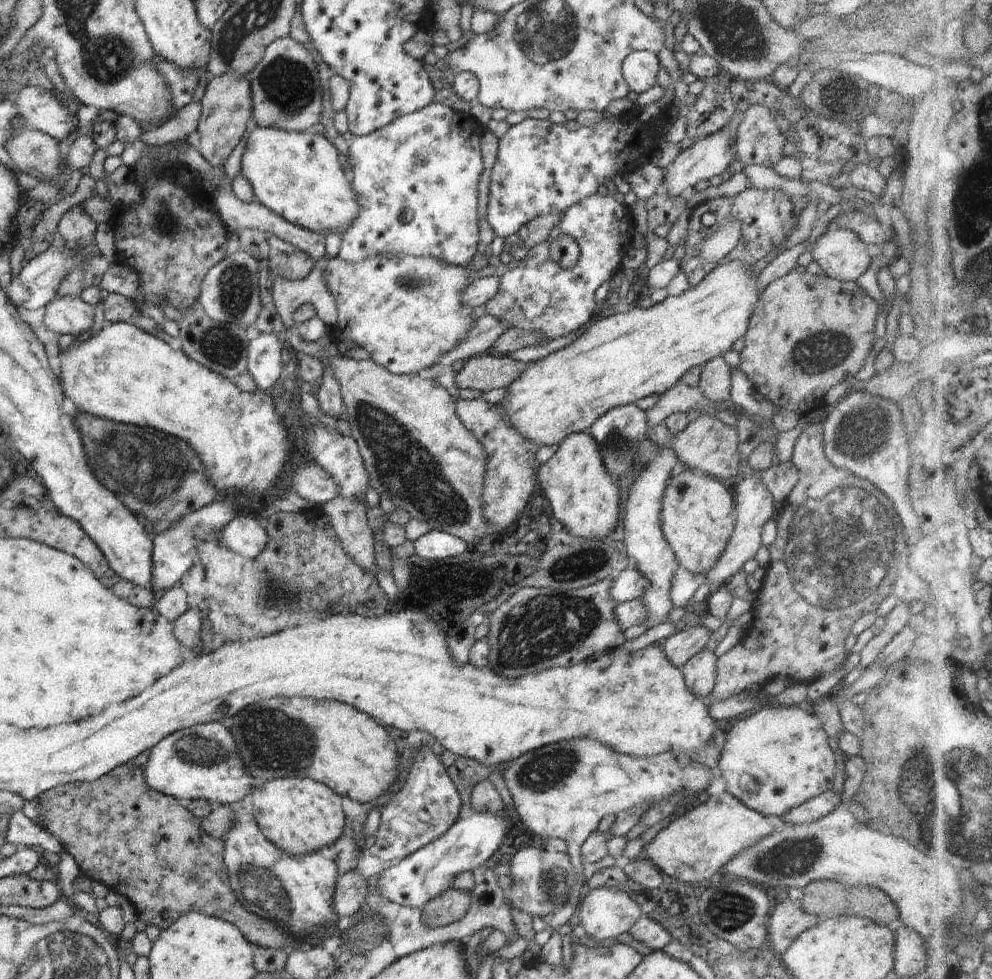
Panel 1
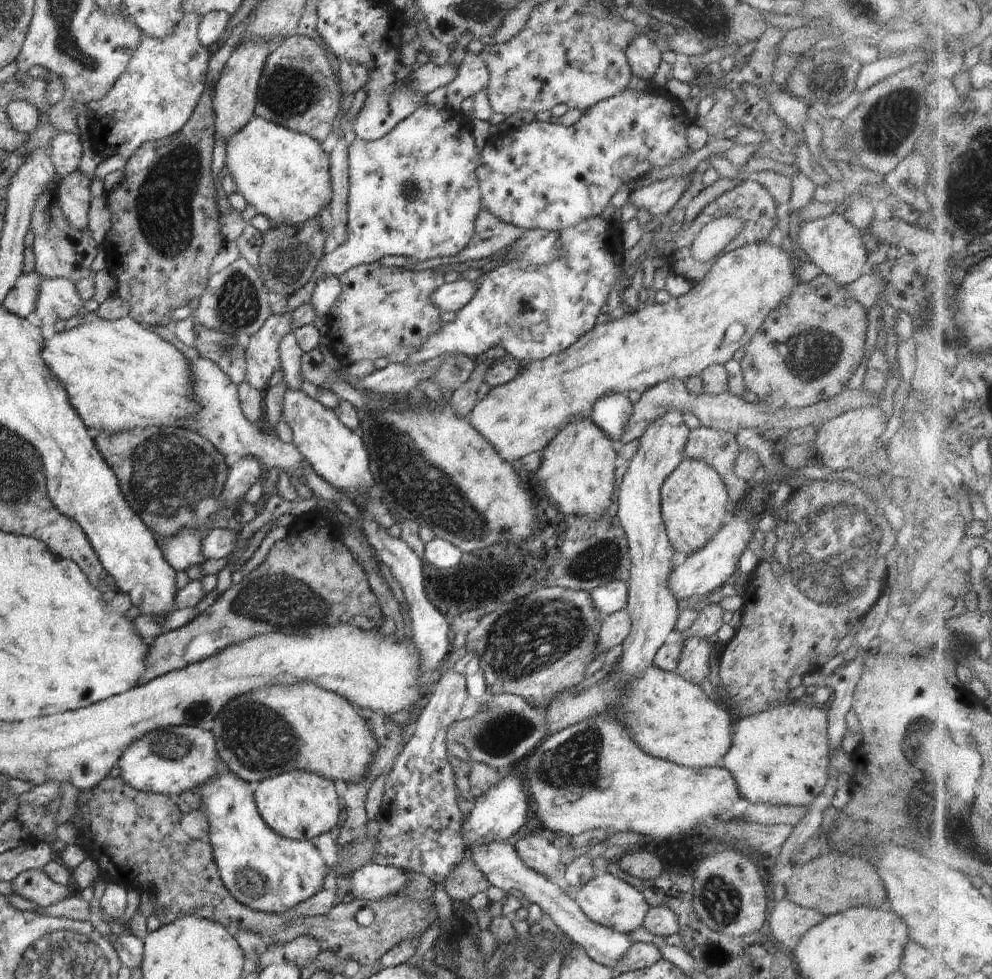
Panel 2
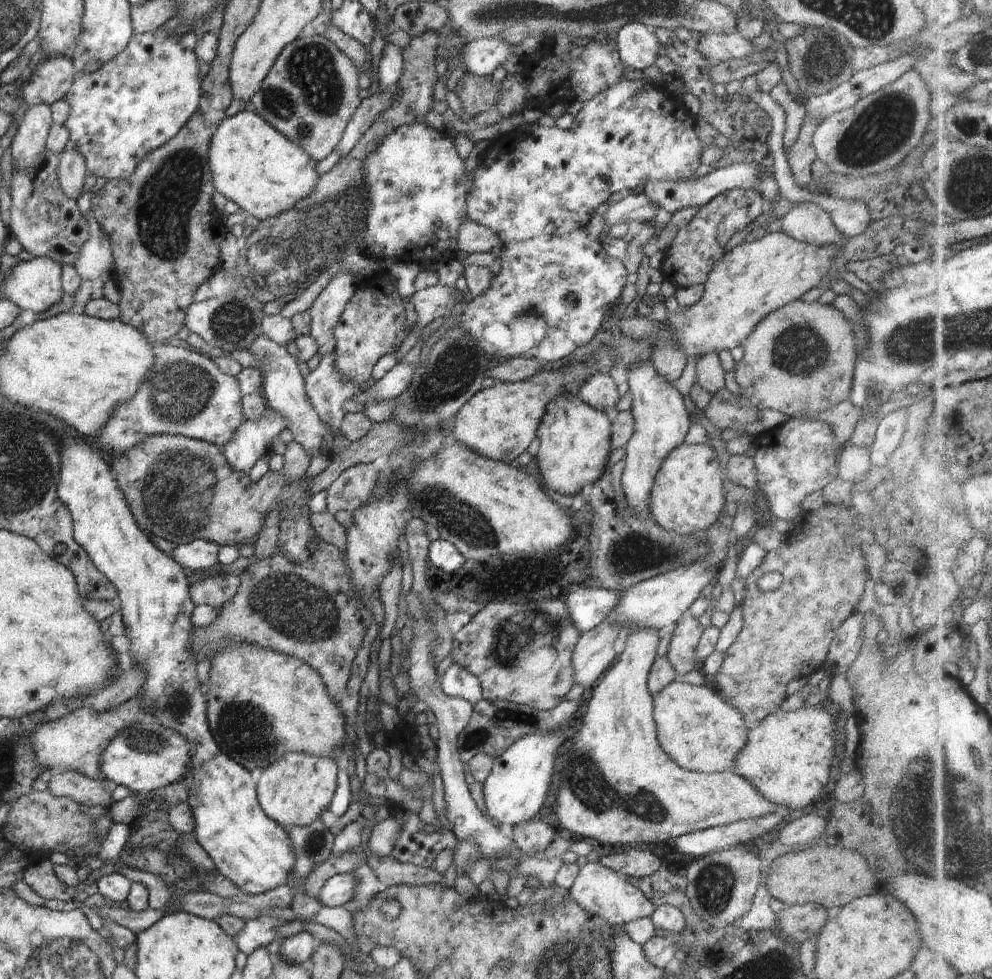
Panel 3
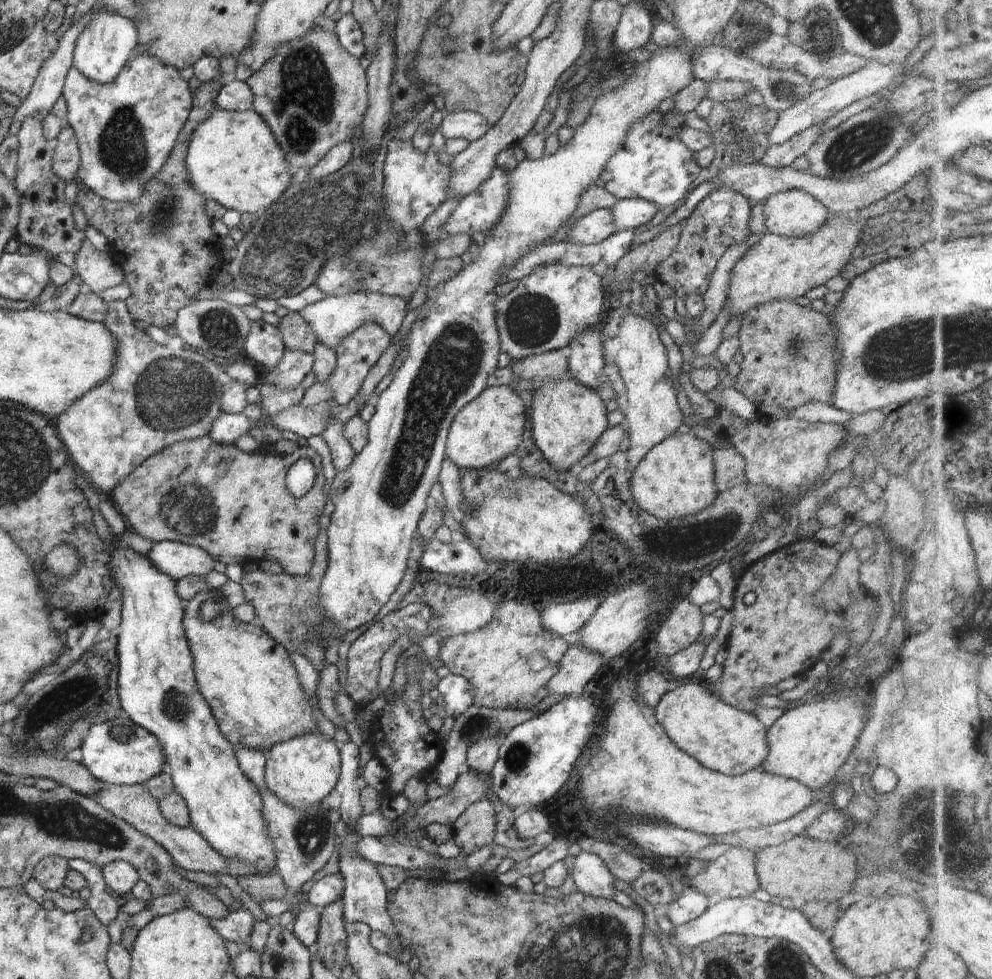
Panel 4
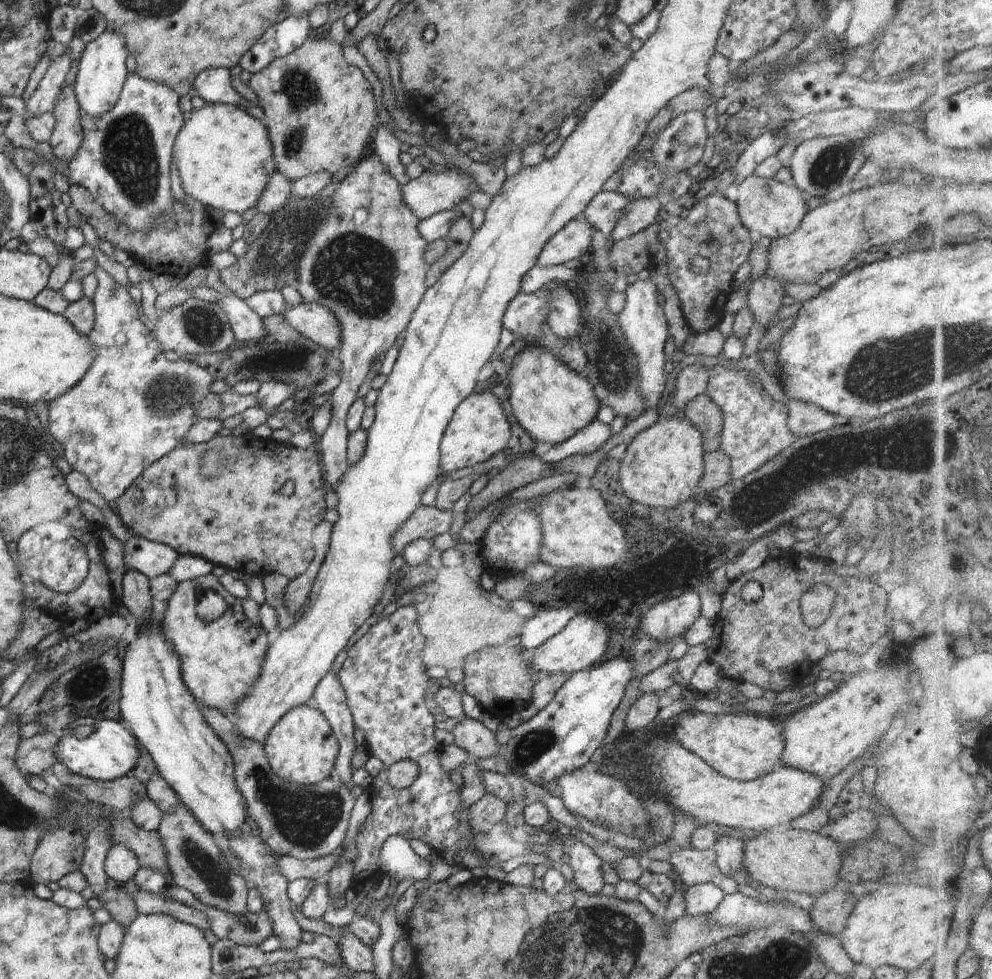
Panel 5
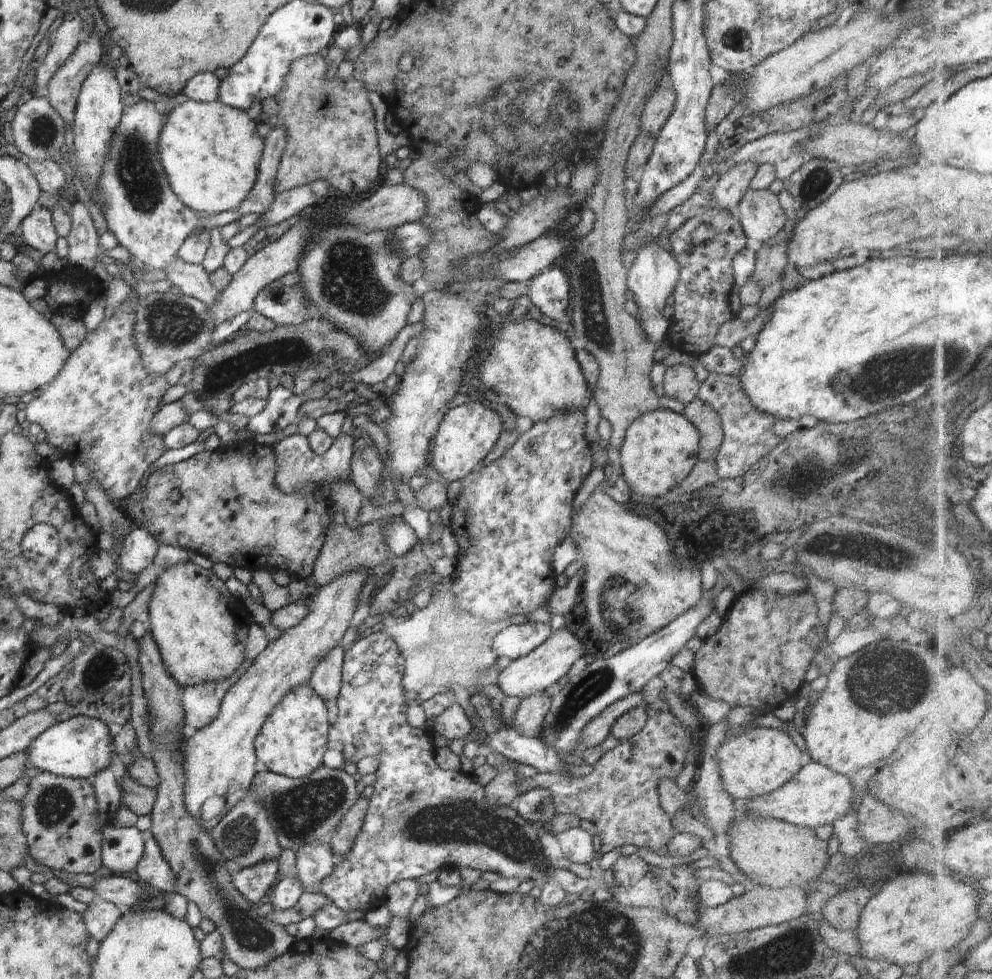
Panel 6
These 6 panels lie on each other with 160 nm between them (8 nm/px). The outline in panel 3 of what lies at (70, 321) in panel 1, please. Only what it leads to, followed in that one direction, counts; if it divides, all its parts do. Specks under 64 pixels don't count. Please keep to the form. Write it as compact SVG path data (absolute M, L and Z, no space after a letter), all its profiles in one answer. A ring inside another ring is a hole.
M52 258L17 261L4 278L2 294L23 310L40 314L54 306L65 294L62 292L62 266Z

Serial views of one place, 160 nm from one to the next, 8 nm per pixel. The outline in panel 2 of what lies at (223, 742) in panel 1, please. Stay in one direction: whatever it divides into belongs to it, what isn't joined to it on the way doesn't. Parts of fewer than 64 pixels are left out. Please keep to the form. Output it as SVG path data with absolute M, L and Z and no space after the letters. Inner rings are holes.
M178 725L161 728L135 740L119 758L117 766L122 770L120 777L136 790L171 796L198 791L218 778L225 764L210 728Z

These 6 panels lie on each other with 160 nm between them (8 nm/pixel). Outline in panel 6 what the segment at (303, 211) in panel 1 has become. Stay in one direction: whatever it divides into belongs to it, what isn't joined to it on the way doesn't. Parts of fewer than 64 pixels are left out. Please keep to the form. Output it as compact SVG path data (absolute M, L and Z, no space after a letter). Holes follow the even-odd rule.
M188 99L176 105L167 116L159 138L161 163L174 194L193 211L213 215L236 210L252 190L259 171L265 141L256 126L256 122L243 110L226 106L220 101L203 103Z

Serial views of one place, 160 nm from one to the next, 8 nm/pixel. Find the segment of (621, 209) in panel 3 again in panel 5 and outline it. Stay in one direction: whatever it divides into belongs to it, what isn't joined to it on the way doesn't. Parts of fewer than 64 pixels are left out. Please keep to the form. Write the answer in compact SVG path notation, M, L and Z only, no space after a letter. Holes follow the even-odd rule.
M584 216L571 220L544 246L537 266L556 266L576 258L585 260L590 254L592 234L596 231L595 226Z

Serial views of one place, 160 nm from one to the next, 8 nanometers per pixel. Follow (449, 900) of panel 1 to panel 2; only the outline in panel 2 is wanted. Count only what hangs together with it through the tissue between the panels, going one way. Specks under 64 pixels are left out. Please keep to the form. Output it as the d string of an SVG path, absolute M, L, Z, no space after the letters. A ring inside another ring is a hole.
M468 854L456 868L452 868L452 872L446 876L442 884L451 901L458 900L464 903L468 903L478 892L486 893L488 886L491 886Z

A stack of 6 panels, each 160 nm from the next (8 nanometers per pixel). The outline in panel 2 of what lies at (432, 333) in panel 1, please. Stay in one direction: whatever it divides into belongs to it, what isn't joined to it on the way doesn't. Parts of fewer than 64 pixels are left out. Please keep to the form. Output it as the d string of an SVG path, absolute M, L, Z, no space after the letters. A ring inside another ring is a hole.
M379 261L358 265L342 273L338 277L342 287L340 296L328 314L332 352L346 365L360 360L373 362L376 358L388 358L392 364L404 365L430 334L436 334L442 328L442 312L432 306L430 296L438 286L445 284L443 276L432 269L417 272L405 267L384 267Z

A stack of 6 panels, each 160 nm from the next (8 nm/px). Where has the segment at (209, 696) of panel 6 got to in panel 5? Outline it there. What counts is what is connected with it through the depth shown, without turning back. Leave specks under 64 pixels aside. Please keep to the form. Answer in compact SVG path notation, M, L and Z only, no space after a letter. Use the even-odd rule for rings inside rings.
M198 700L196 704L232 755L235 781L246 799L248 818L271 852L278 857L294 857L301 861L328 858L342 844L348 828L356 799L350 786L340 780L334 782L332 776L307 787L283 781L270 768L263 745L242 736L224 713Z

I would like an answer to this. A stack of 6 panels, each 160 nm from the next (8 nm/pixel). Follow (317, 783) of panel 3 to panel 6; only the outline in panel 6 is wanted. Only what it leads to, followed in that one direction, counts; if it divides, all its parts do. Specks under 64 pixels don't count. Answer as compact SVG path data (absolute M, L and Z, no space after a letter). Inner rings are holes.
M308 682L285 694L268 716L254 741L255 753L260 766L273 773L299 779L312 774L323 764L323 754L329 741L328 733L328 709Z

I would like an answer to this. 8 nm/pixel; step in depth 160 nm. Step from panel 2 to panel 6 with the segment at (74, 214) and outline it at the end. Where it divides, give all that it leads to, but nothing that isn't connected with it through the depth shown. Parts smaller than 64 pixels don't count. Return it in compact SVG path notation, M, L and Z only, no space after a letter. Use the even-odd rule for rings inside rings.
M82 34L82 40L72 56L51 76L47 84L46 97L51 107L61 116L64 124L73 126L76 101L84 79L92 67L100 63L105 54L98 35Z

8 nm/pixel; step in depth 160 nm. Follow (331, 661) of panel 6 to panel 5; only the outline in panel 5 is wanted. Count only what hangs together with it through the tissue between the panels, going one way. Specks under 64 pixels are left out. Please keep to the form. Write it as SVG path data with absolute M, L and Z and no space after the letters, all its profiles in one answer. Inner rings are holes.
M332 670L320 680L313 692L312 704L328 719L334 736L339 742L339 753L335 760L334 773L347 787L352 787L352 756L356 752L354 741L355 724L347 705L347 698L338 680L337 674Z

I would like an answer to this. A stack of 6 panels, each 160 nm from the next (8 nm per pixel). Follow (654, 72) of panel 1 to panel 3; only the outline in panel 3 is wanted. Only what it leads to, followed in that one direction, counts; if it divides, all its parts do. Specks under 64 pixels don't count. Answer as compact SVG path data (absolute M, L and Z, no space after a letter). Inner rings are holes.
M634 22L625 25L615 40L619 58L624 65L642 71L656 62L661 45L654 28Z

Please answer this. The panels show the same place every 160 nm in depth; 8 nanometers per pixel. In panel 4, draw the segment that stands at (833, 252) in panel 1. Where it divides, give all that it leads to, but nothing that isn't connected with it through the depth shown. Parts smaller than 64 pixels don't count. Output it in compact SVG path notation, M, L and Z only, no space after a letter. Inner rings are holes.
M784 190L762 200L767 233L780 237L812 236L830 217L827 209L812 194Z

